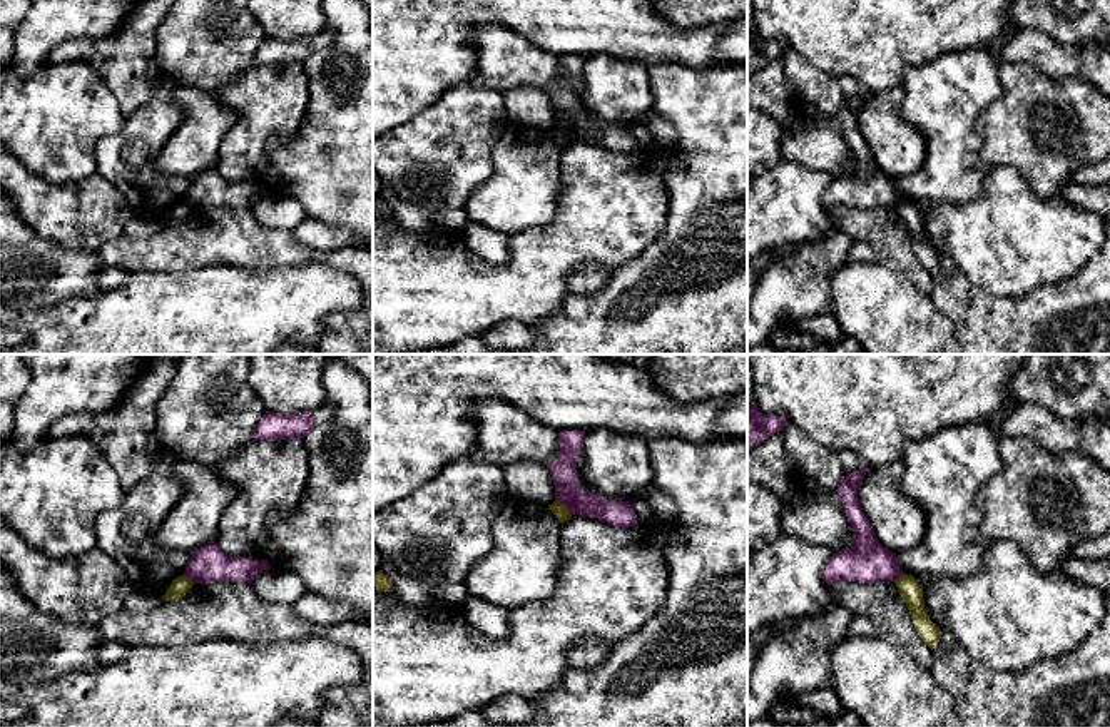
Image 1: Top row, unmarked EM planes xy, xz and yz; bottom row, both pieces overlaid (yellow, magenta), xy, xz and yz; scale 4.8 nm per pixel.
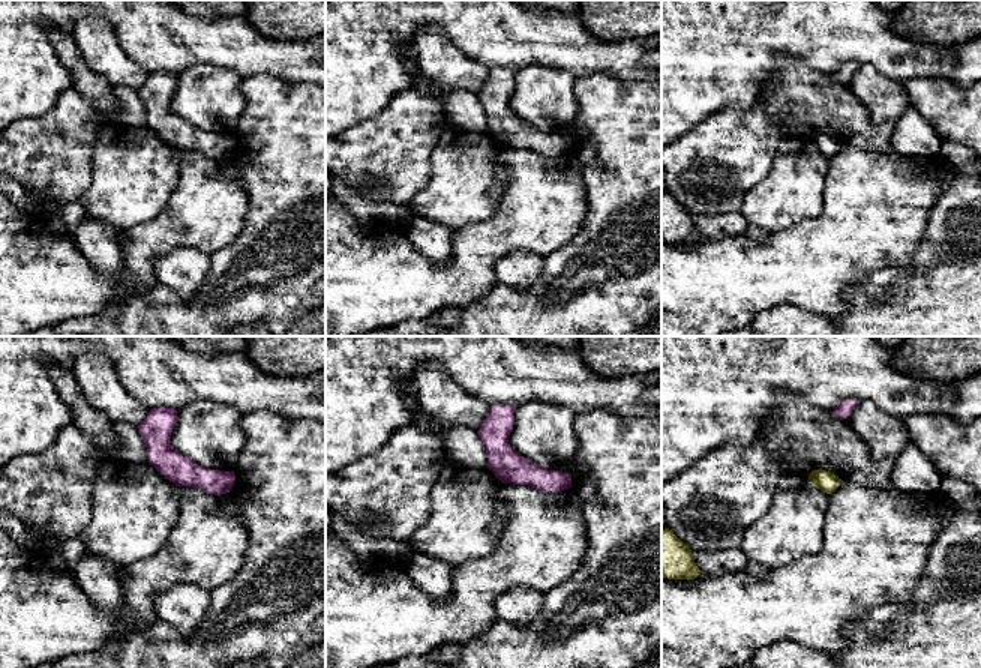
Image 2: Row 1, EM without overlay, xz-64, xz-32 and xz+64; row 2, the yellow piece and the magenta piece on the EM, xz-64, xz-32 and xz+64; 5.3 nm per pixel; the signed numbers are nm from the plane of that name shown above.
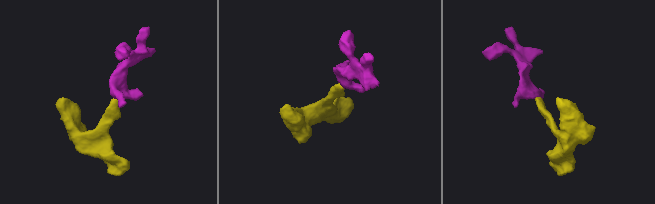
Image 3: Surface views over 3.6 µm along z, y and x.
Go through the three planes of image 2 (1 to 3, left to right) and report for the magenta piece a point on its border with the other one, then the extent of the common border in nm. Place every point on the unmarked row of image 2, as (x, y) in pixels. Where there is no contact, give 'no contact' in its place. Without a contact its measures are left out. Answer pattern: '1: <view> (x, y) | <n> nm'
1: no contact
2: no contact
3: no contact

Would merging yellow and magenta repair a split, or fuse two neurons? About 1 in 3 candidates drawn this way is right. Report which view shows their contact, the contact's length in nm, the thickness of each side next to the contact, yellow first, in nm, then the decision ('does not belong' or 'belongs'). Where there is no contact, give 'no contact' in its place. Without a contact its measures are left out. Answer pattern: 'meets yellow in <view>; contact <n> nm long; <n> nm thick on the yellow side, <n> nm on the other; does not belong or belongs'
meets yellow in xz; contact 120 nm long; 70 nm thick on the yellow side, 130 nm on the other; does not belong

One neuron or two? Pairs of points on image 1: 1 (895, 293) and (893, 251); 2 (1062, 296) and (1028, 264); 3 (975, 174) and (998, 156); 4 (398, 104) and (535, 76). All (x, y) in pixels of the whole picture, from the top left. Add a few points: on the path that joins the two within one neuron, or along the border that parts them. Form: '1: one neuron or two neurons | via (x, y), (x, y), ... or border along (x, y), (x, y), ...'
1: two neurons | border along (880, 259), (901, 271), (925, 291)
2: two neurons | border along (1084, 266), (1067, 279), (1045, 283), (1012, 298)
3: two neurons | border along (977, 126), (980, 157), (993, 167)
4: two neurons | border along (478, 40), (477, 81)

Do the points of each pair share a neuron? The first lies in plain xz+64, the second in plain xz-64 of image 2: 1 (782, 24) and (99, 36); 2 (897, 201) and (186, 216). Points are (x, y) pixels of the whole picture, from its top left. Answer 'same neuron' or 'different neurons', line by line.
1: different neurons
2: same neuron

